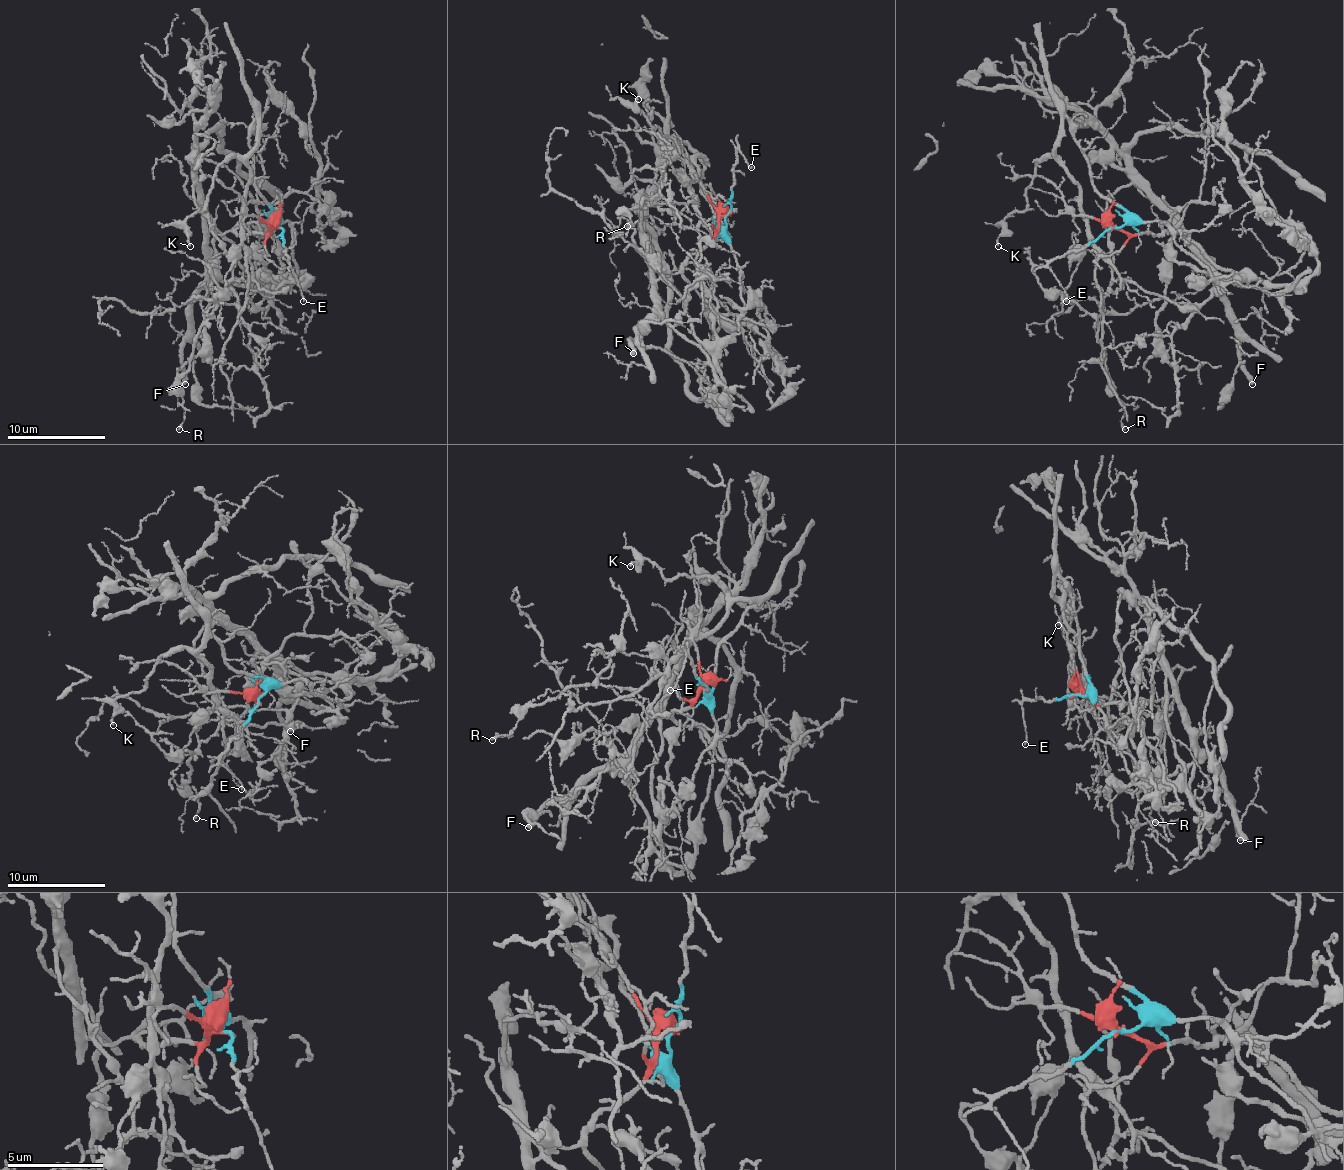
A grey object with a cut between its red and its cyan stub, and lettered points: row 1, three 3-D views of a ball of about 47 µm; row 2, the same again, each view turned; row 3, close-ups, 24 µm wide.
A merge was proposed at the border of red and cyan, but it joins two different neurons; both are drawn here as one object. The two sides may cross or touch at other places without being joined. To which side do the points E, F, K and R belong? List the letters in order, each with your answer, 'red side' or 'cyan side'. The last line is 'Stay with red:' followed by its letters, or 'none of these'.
E: cyan side
F: red side
K: cyan side
R: red side
Stay with red: F, R

